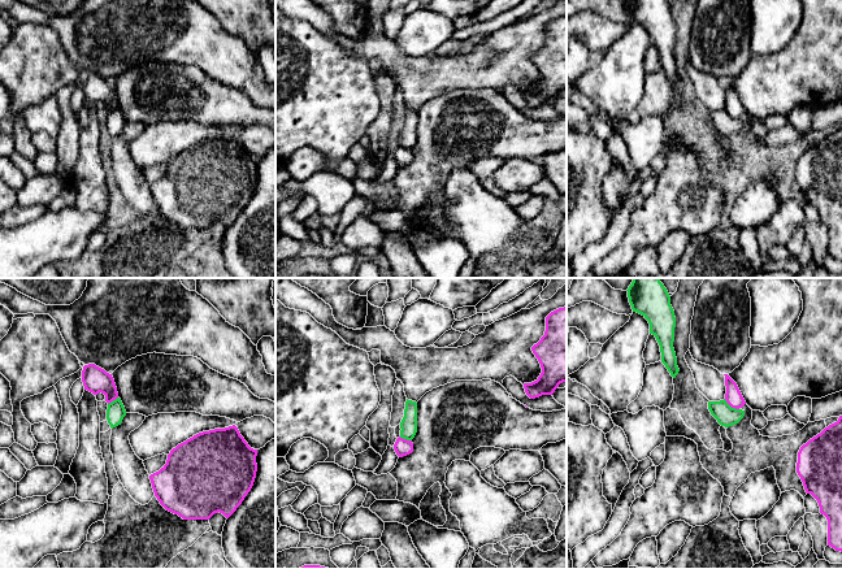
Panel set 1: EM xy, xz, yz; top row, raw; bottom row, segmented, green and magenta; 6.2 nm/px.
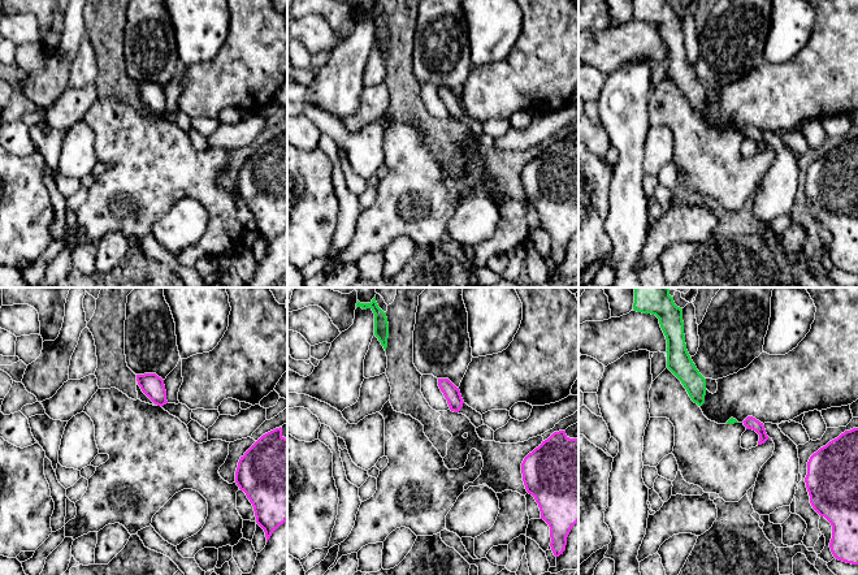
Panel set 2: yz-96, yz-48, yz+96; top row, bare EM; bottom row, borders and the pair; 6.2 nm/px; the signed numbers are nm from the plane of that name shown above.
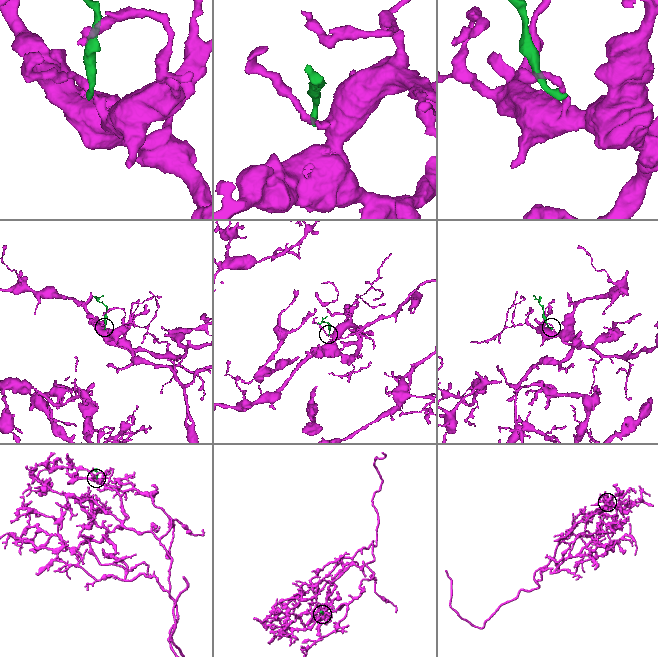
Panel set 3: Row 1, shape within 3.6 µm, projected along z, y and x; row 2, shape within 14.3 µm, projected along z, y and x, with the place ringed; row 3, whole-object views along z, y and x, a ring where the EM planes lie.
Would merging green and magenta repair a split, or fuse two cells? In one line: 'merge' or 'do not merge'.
do not merge

